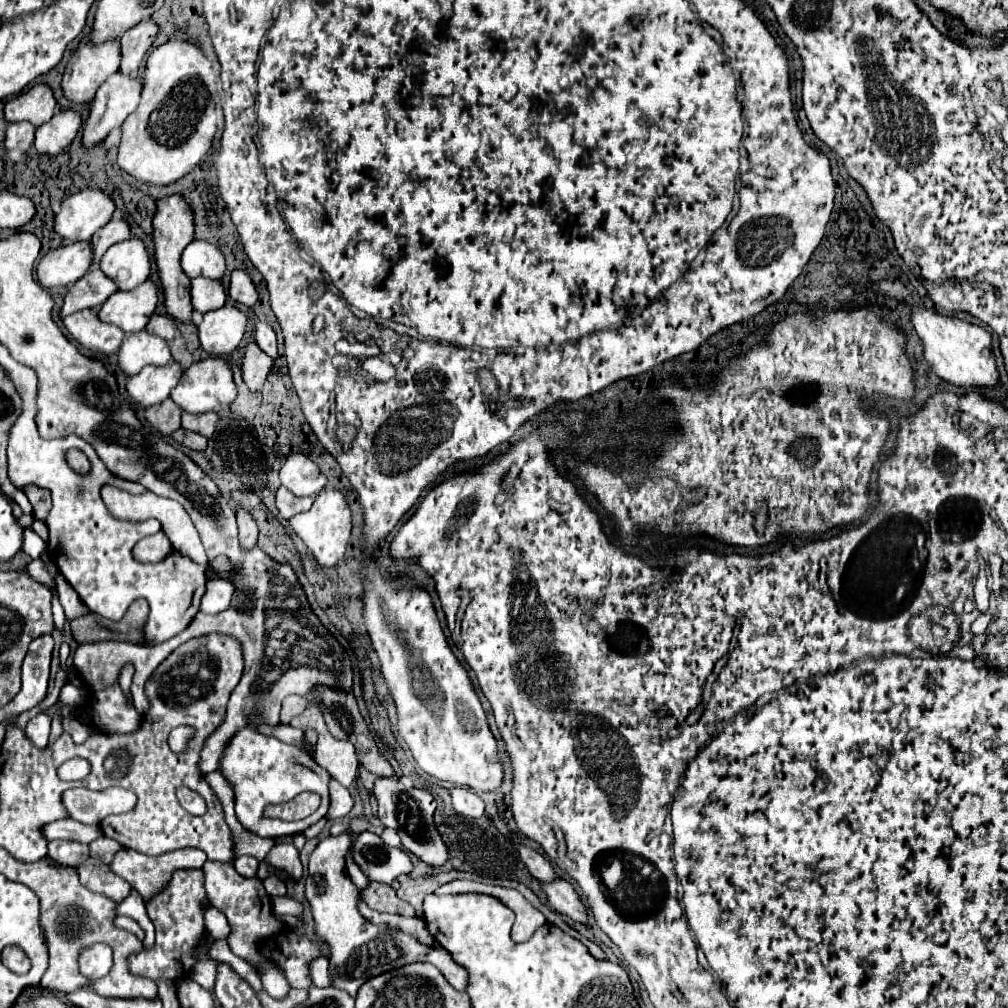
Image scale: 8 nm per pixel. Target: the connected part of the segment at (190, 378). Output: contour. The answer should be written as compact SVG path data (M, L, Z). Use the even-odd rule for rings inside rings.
M208 357L208 359L196 361L194 365L190 365L184 371L184 375L178 381L178 385L170 391L170 399L174 403L178 403L178 407L182 411L196 413L196 415L214 411L216 407L220 411L220 409L224 409L226 405L230 405L236 399L236 385L232 381L232 371L226 365L226 361L220 359L220 357Z

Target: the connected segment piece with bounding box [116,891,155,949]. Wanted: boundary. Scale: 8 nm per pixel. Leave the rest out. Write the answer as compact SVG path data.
M132 891L124 901L120 901L116 905L116 913L118 915L128 915L132 919L138 921L138 925L144 929L145 937L143 945L147 949L150 949L155 941L155 928L154 923L150 921L148 913L146 913L146 907L144 907L144 901L142 901L142 895L138 891Z

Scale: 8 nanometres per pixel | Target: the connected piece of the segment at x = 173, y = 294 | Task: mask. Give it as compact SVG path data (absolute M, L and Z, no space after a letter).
M172 195L166 199L158 201L158 209L152 221L154 233L154 259L158 267L158 277L164 289L164 307L166 313L180 321L180 323L190 323L192 321L192 305L190 305L190 281L186 279L182 267L180 267L180 255L188 243L194 241L194 221L192 221L192 211L188 203L184 201L182 195Z

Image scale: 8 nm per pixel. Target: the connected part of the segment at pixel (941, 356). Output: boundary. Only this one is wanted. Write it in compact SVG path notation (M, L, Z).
M912 307L910 321L914 325L916 335L922 341L924 359L940 379L946 379L962 387L970 387L970 385L992 387L998 381L996 359L992 359L990 333L984 327L962 321L958 317L940 315L938 311L926 307Z

